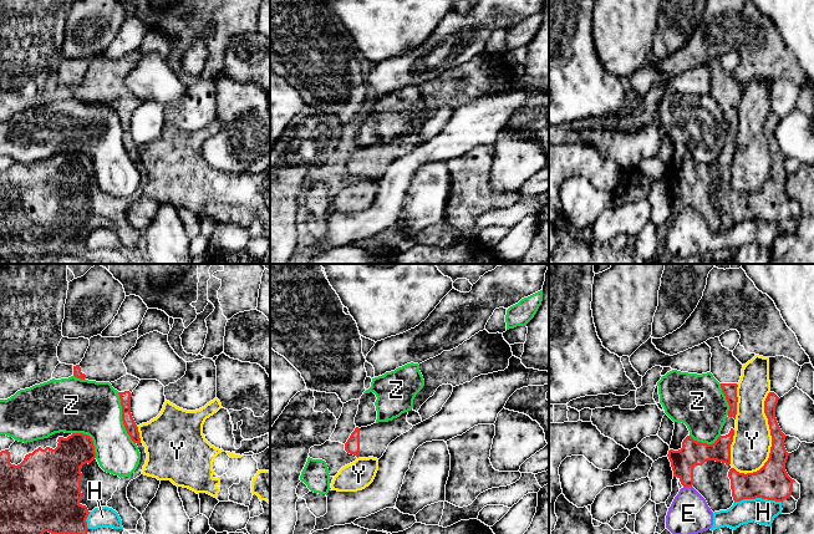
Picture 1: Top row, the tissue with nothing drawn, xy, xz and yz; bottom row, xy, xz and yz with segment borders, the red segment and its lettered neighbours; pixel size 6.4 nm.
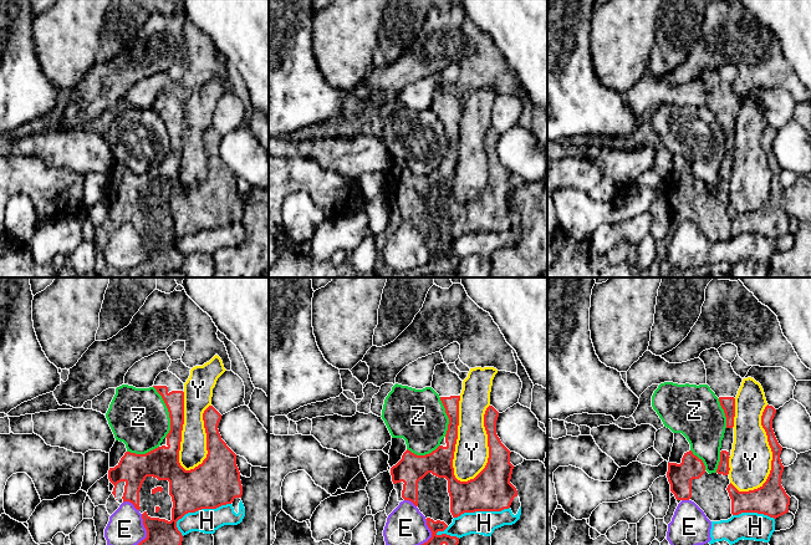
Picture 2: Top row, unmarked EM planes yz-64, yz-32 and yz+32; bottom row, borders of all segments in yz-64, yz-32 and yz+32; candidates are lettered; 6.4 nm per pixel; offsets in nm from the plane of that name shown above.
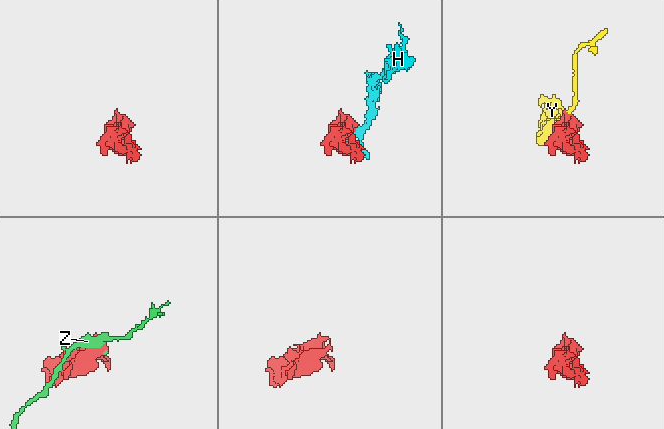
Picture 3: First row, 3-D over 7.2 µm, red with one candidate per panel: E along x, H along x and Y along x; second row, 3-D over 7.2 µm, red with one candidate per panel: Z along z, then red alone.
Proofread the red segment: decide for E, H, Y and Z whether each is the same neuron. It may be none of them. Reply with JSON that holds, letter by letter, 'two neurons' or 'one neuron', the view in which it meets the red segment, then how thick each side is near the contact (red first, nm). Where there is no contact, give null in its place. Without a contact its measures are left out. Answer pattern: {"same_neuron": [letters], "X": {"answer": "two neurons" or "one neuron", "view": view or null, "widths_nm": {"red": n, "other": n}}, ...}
{"same_neuron": [], "E": {"answer": "two neurons", "view": "yz", "widths_nm": {"red": 160, "other": 260}}, "H": {"answer": "two neurons", "view": "yz", "widths_nm": {"red": 220, "other": 160}}, "Y": {"answer": "two neurons", "view": "yz", "widths_nm": {"red": 200, "other": 260}}, "Z": {"answer": "two neurons", "view": "xy", "widths_nm": {"red": 80, "other": 340}}}

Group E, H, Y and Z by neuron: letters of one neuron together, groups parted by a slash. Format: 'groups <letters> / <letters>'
groups E H / Y / Z

